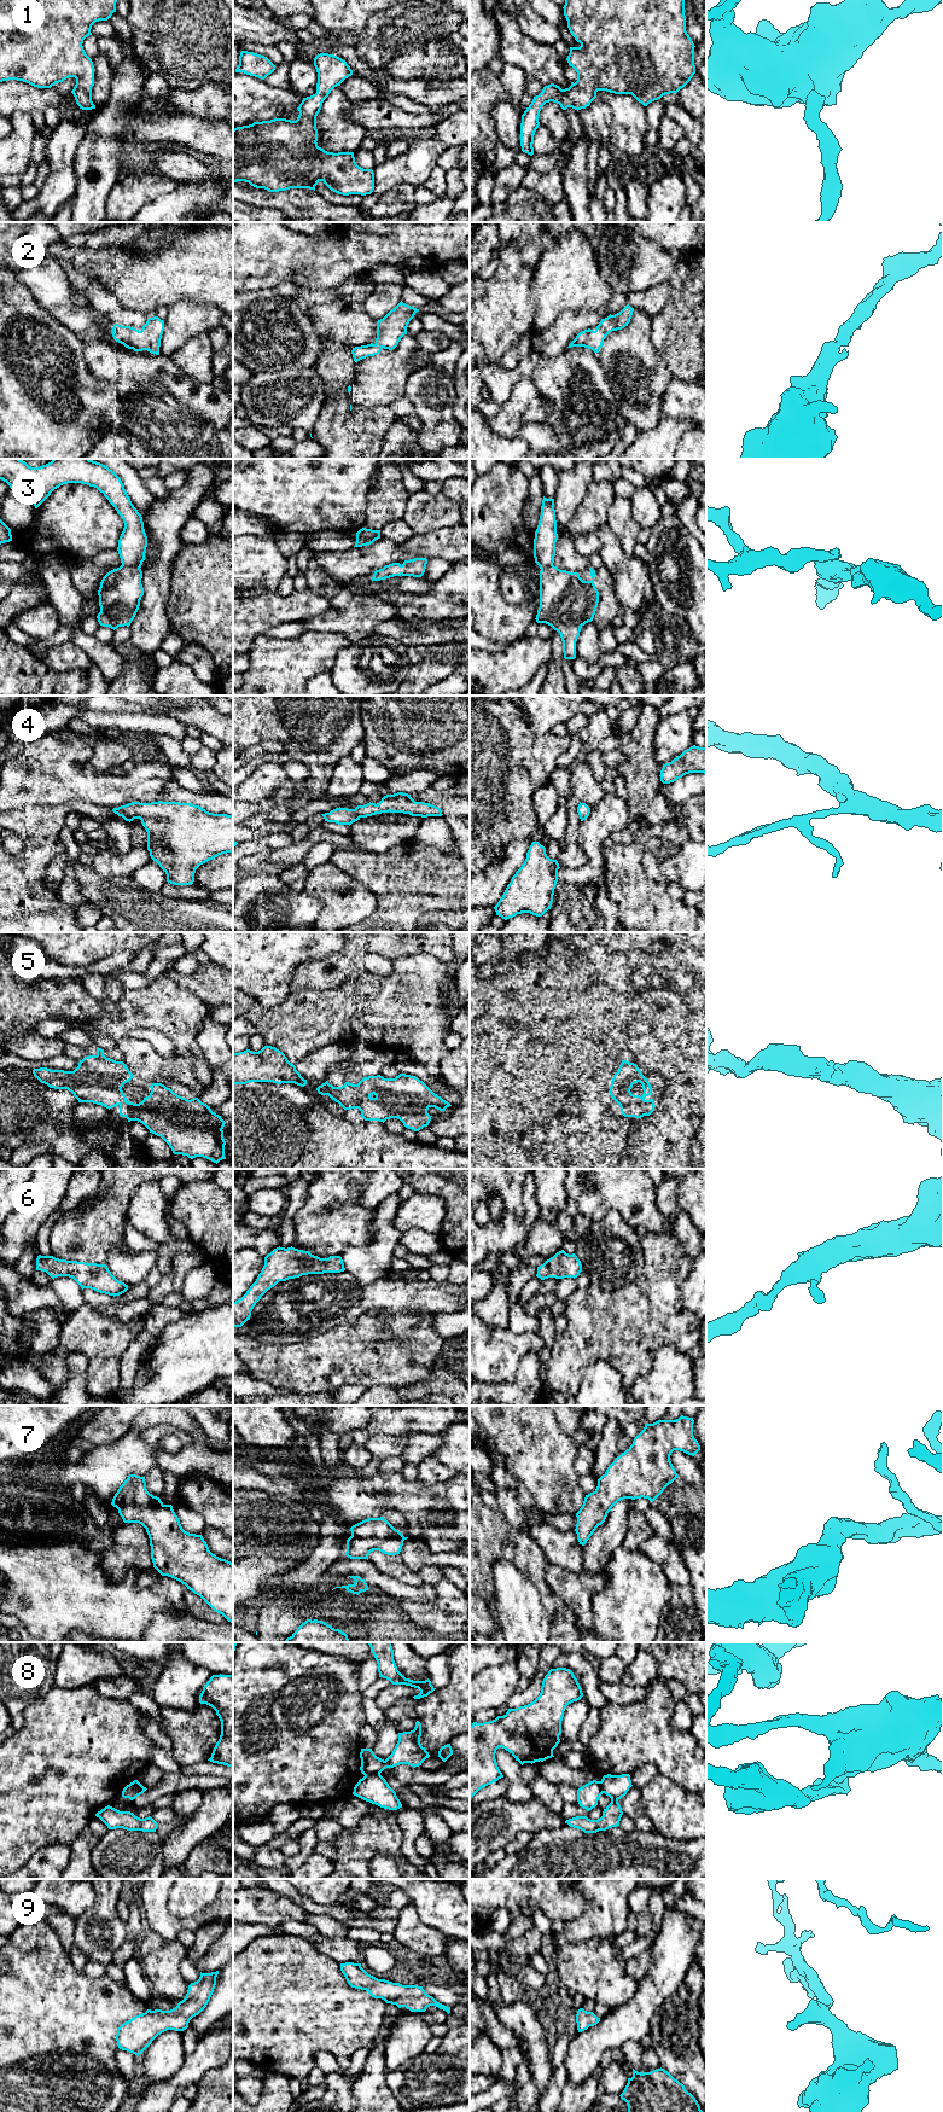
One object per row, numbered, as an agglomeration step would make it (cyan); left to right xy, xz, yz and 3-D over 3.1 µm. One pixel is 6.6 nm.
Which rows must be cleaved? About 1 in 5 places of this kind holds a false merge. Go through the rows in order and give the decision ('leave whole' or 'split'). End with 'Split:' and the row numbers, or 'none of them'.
1: leave whole
2: leave whole
3: split
4: leave whole
5: leave whole
6: leave whole
7: leave whole
8: split
9: leave whole
Split: 3, 8

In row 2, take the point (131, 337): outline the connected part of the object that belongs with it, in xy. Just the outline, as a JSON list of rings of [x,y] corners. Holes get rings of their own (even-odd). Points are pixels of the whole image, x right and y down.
[[[153,316],[147,319],[140,331],[130,326],[115,324],[112,337],[116,342],[134,351],[147,350],[151,354],[159,355],[163,331],[164,321],[158,316]]]

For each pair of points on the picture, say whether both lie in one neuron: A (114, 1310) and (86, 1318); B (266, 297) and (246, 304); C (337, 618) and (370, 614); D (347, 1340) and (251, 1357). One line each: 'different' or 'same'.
A: different
B: same
C: same
D: same

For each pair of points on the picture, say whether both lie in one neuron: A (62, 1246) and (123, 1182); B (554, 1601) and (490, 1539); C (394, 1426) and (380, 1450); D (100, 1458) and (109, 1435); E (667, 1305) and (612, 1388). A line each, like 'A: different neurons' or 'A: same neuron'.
A: same neuron
B: same neuron
C: different neurons
D: different neurons
E: different neurons

